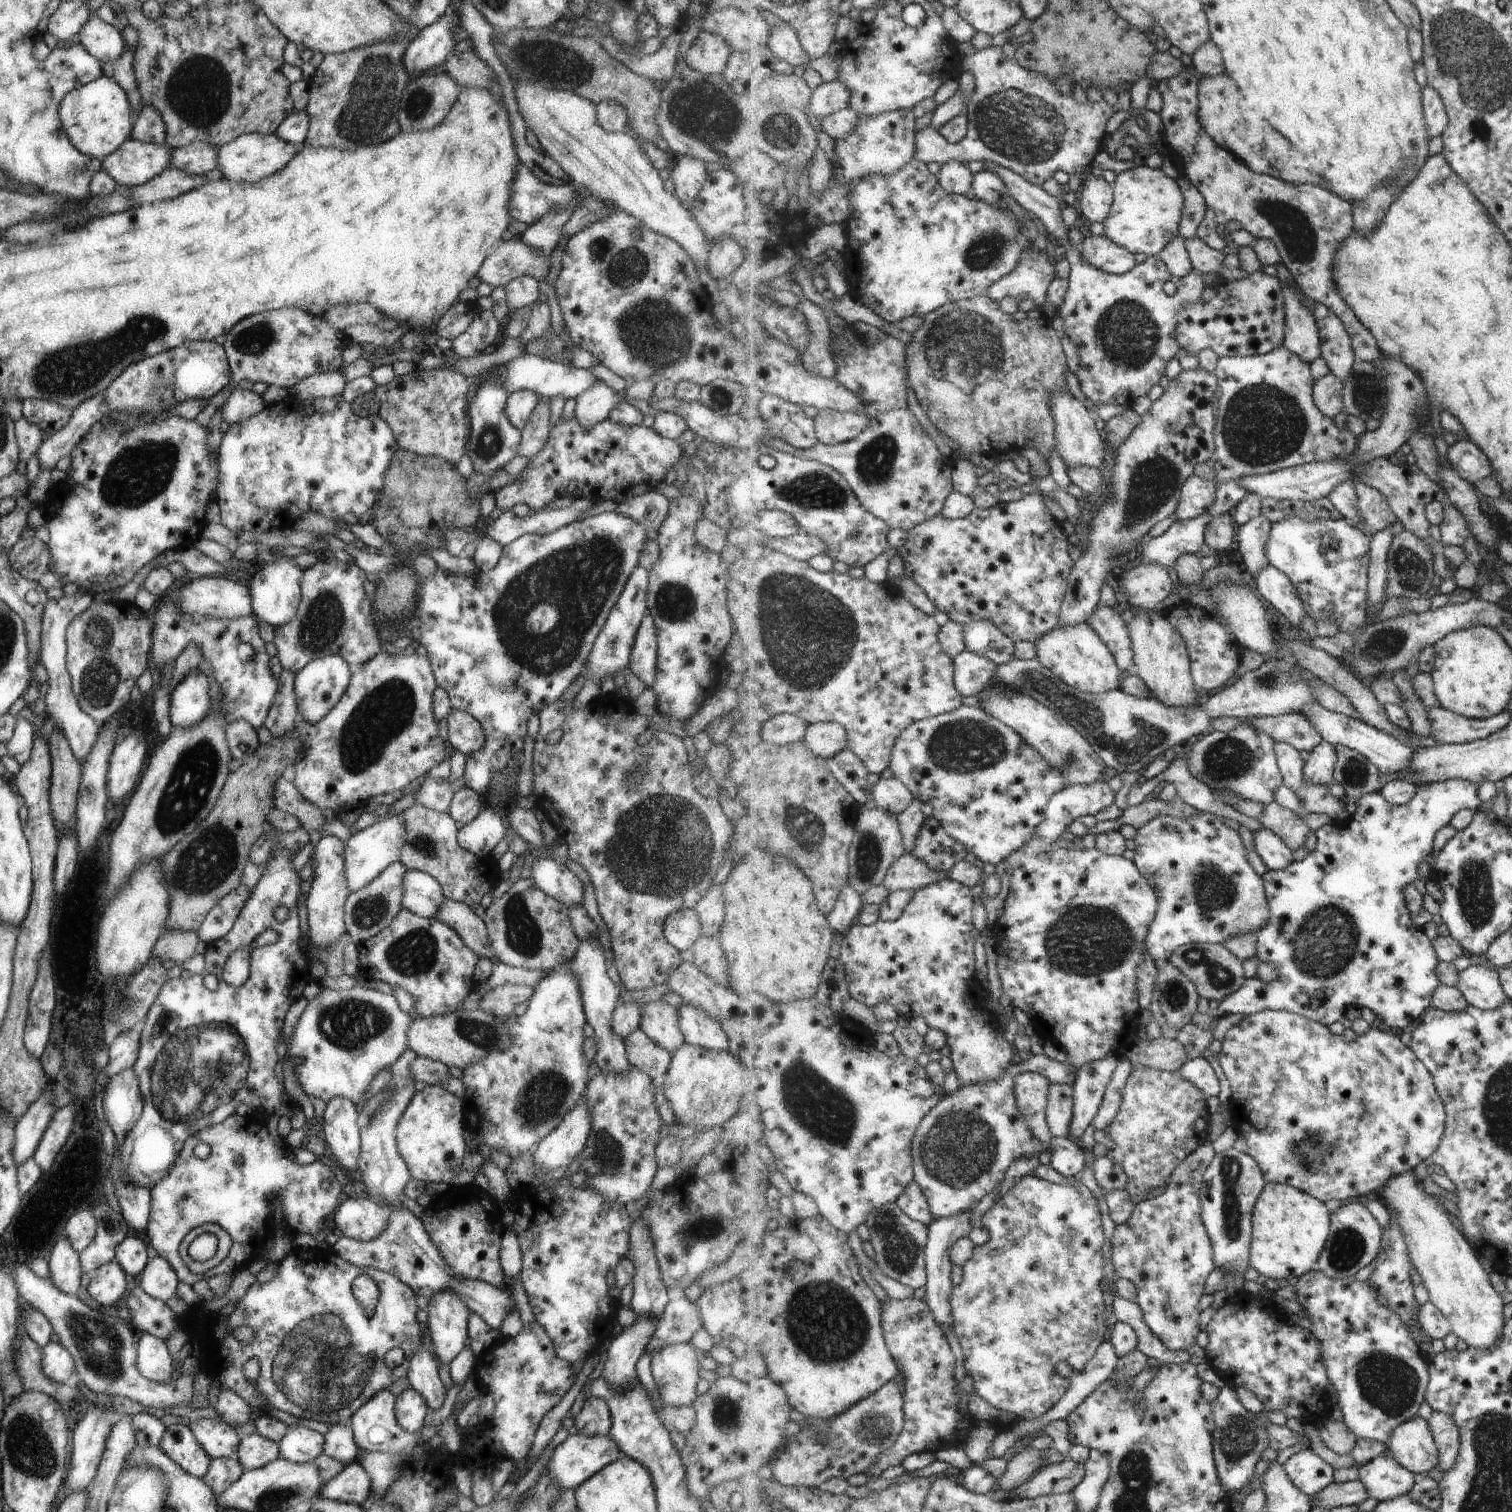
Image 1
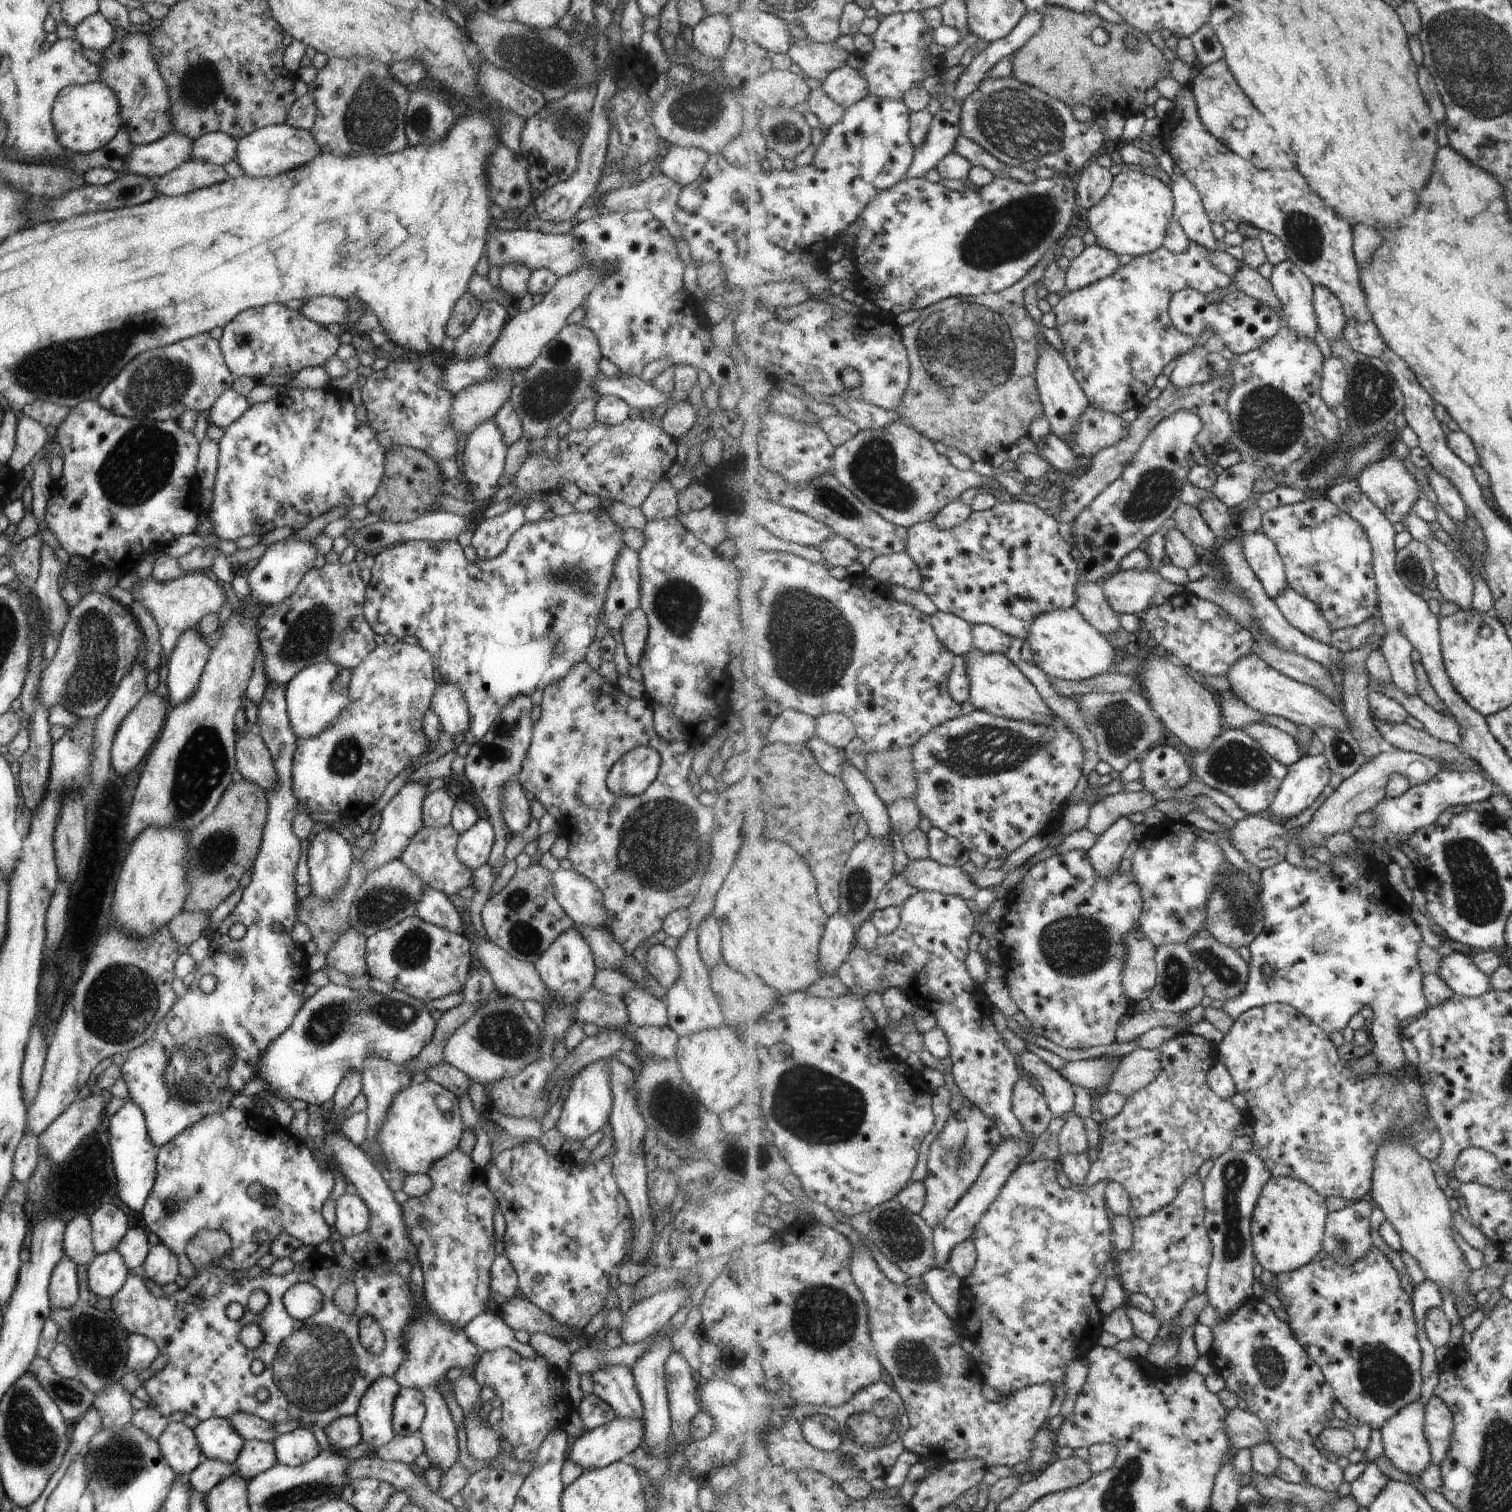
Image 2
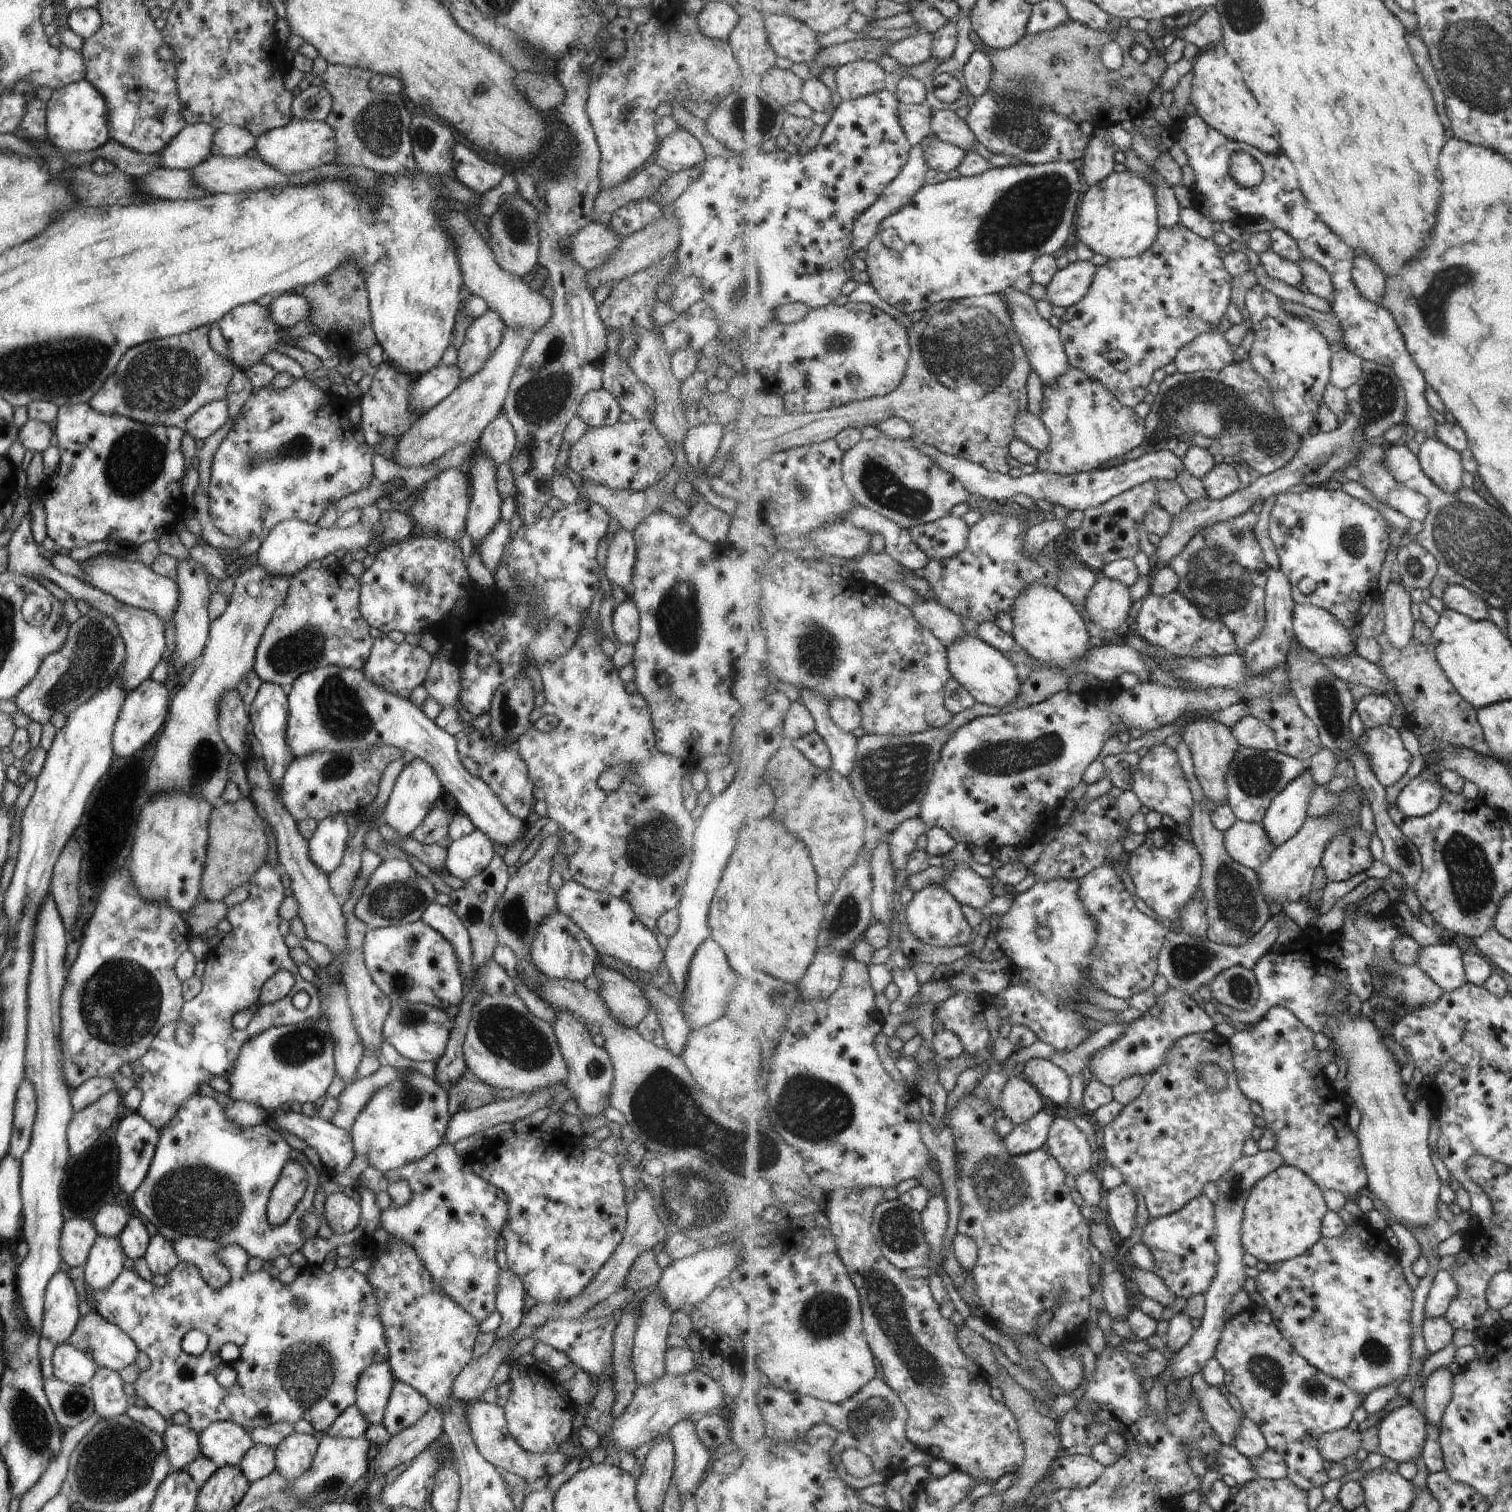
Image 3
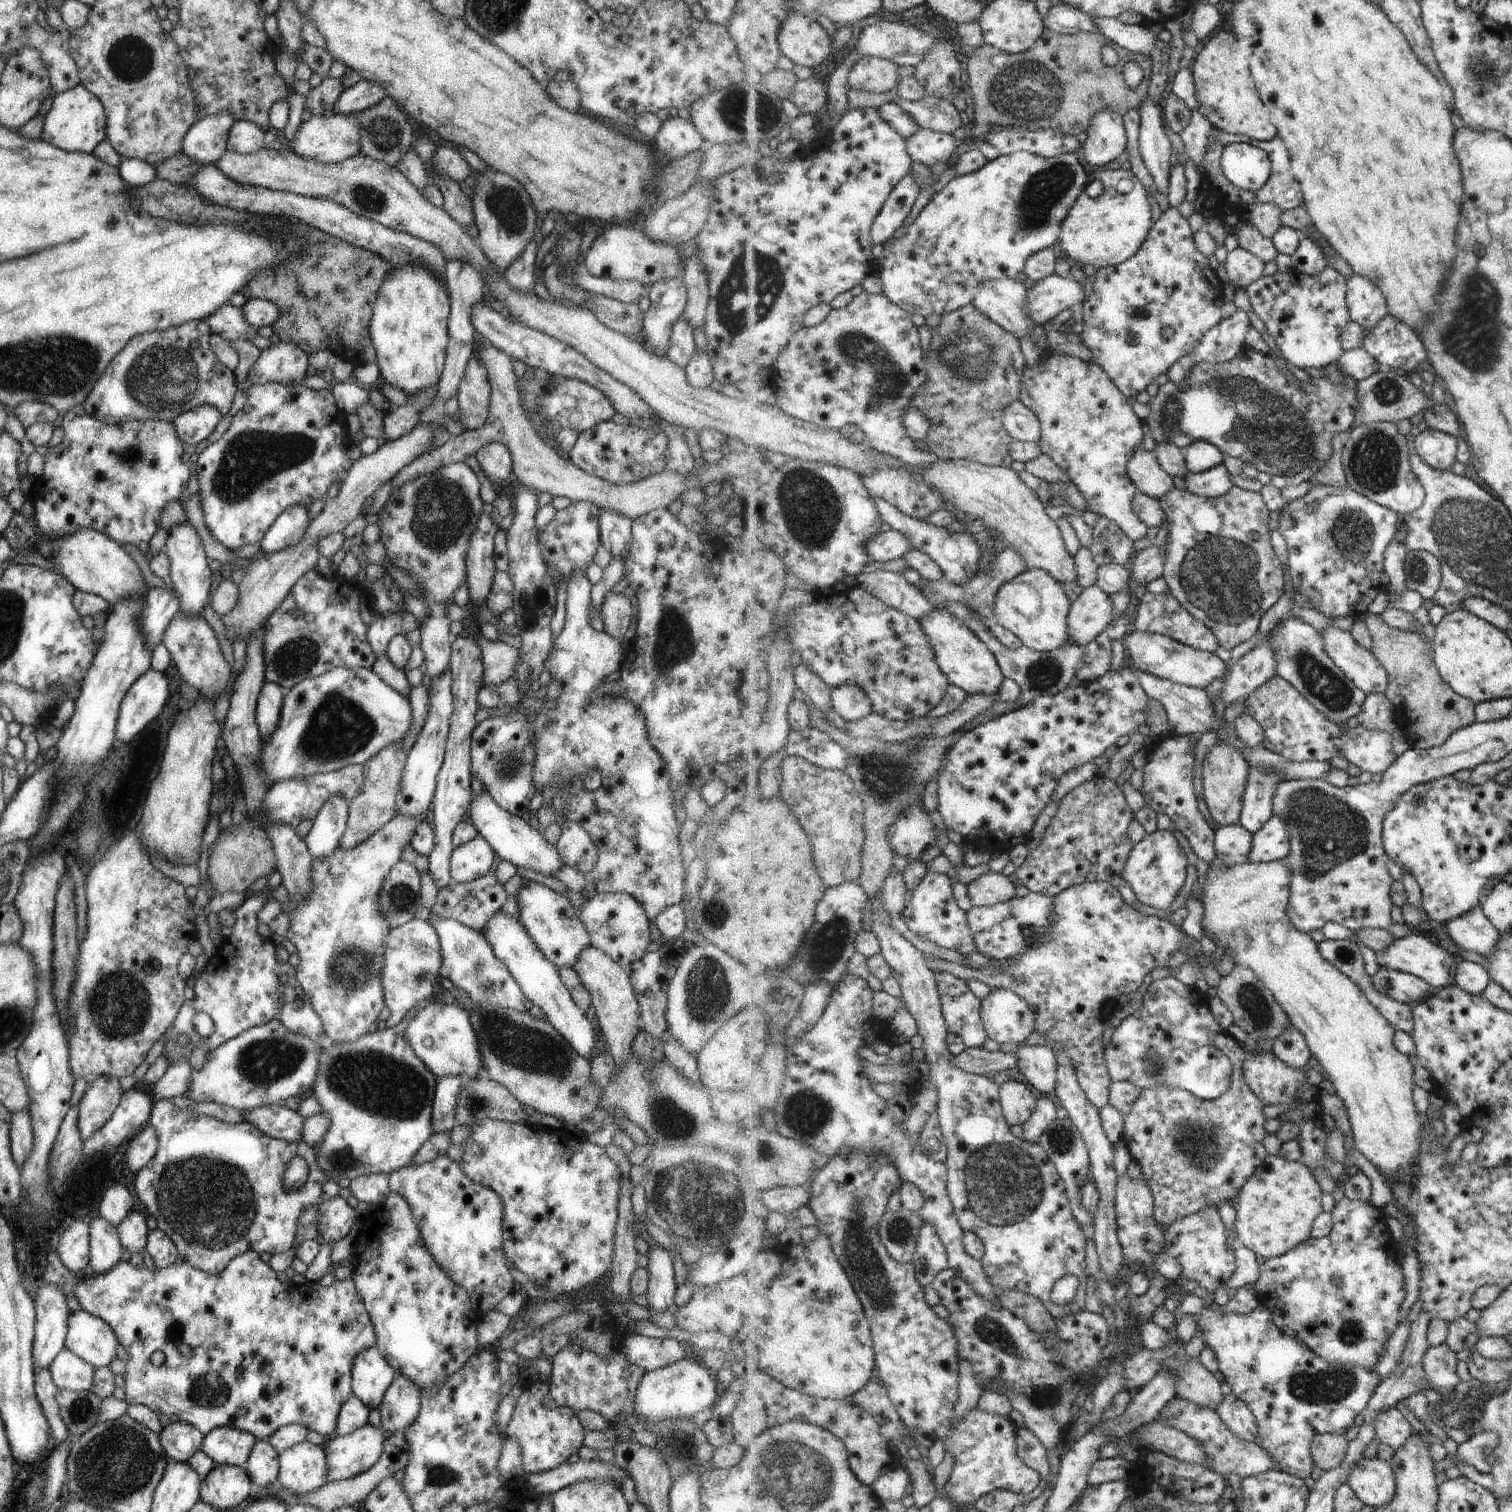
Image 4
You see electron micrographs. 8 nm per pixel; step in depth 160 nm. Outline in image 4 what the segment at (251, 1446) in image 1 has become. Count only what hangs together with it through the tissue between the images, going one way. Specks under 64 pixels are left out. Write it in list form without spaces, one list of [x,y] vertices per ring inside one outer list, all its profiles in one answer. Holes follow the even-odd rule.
[[[256,1440],[243,1467],[253,1486],[269,1485],[278,1473],[278,1452],[269,1441]]]

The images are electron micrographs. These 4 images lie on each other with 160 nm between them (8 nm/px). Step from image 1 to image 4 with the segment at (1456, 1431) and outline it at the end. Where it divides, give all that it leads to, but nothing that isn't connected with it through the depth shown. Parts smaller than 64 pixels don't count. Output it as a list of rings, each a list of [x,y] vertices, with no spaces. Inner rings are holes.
[[[1447,1341],[1436,1347],[1429,1347],[1424,1358],[1424,1367],[1432,1388],[1448,1400],[1448,1394],[1461,1382],[1457,1374],[1457,1354]]]

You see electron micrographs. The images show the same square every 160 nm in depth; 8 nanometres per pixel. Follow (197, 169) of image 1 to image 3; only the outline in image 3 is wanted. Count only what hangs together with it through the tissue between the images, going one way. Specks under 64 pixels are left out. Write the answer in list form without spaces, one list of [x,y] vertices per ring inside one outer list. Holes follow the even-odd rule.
[[[225,125],[214,132],[211,155],[238,157],[254,148],[256,138],[243,127]]]

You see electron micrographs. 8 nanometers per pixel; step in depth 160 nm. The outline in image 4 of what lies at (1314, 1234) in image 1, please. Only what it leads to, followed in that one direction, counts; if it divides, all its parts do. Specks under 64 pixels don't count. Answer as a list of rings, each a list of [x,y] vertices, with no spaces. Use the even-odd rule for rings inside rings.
[[[1269,1155],[1245,1183],[1236,1203],[1236,1232],[1244,1246],[1257,1256],[1272,1259],[1312,1238],[1317,1217],[1323,1212],[1320,1181],[1305,1164]]]

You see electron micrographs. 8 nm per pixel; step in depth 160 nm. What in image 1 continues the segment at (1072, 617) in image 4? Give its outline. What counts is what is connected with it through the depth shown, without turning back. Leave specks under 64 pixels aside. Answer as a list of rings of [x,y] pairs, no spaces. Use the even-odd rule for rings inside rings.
[[[1144,564],[1125,571],[1119,580],[1132,609],[1160,610],[1163,600],[1171,594],[1171,574],[1163,564]]]

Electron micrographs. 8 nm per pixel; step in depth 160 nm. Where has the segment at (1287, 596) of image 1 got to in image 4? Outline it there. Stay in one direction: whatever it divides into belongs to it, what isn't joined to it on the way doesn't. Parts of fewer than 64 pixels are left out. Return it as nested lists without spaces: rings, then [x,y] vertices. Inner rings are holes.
[[[1330,622],[1322,635],[1329,656],[1363,692],[1368,695],[1386,692],[1388,672],[1372,651],[1363,648],[1349,631]]]

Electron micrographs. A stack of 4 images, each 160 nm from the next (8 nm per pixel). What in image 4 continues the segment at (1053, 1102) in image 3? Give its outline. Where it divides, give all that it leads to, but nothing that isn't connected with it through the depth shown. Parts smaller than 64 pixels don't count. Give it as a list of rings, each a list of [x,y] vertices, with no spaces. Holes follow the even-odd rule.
[[[1022,1044],[1014,1053],[1018,1058],[1018,1069],[1027,1080],[1029,1086],[1044,1094],[1053,1094],[1057,1088],[1058,1060],[1053,1049],[1045,1045]]]

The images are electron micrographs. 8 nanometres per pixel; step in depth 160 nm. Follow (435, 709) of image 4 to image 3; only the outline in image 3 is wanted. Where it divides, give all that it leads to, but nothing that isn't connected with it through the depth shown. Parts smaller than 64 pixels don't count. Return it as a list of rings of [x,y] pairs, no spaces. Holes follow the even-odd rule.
[[[413,757],[393,783],[388,799],[384,804],[383,816],[385,824],[388,824],[401,836],[408,834],[425,818],[425,815],[432,809],[435,802],[439,801],[439,794],[443,788],[437,773],[424,760]]]

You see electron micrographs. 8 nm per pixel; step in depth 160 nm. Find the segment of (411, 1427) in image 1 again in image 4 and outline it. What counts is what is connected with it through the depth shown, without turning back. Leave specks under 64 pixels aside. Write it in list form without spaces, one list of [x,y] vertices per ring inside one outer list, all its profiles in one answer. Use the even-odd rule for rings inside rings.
[[[395,1374],[381,1397],[378,1409],[380,1427],[385,1432],[397,1433],[415,1419],[420,1405],[420,1390],[405,1376]]]

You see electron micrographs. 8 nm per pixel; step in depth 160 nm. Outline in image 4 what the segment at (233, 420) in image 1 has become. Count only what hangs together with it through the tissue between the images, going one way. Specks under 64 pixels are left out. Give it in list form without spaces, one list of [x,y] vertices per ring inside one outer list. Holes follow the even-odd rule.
[[[201,405],[182,412],[171,423],[182,443],[196,445],[219,425],[220,417],[220,412],[214,406]]]

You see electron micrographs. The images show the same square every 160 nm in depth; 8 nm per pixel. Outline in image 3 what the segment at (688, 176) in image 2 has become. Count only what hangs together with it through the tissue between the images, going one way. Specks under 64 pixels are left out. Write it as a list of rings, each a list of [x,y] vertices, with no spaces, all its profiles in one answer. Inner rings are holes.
[[[677,127],[658,140],[654,163],[669,174],[701,164],[705,154],[701,144],[687,130]]]

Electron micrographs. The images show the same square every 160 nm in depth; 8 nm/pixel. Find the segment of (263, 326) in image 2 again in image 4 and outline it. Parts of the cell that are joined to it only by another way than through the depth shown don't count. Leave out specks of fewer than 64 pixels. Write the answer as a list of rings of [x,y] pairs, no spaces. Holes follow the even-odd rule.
[[[229,302],[217,307],[204,321],[211,333],[228,341],[246,340],[246,336],[252,335],[254,330],[254,326],[245,322],[242,310]]]

